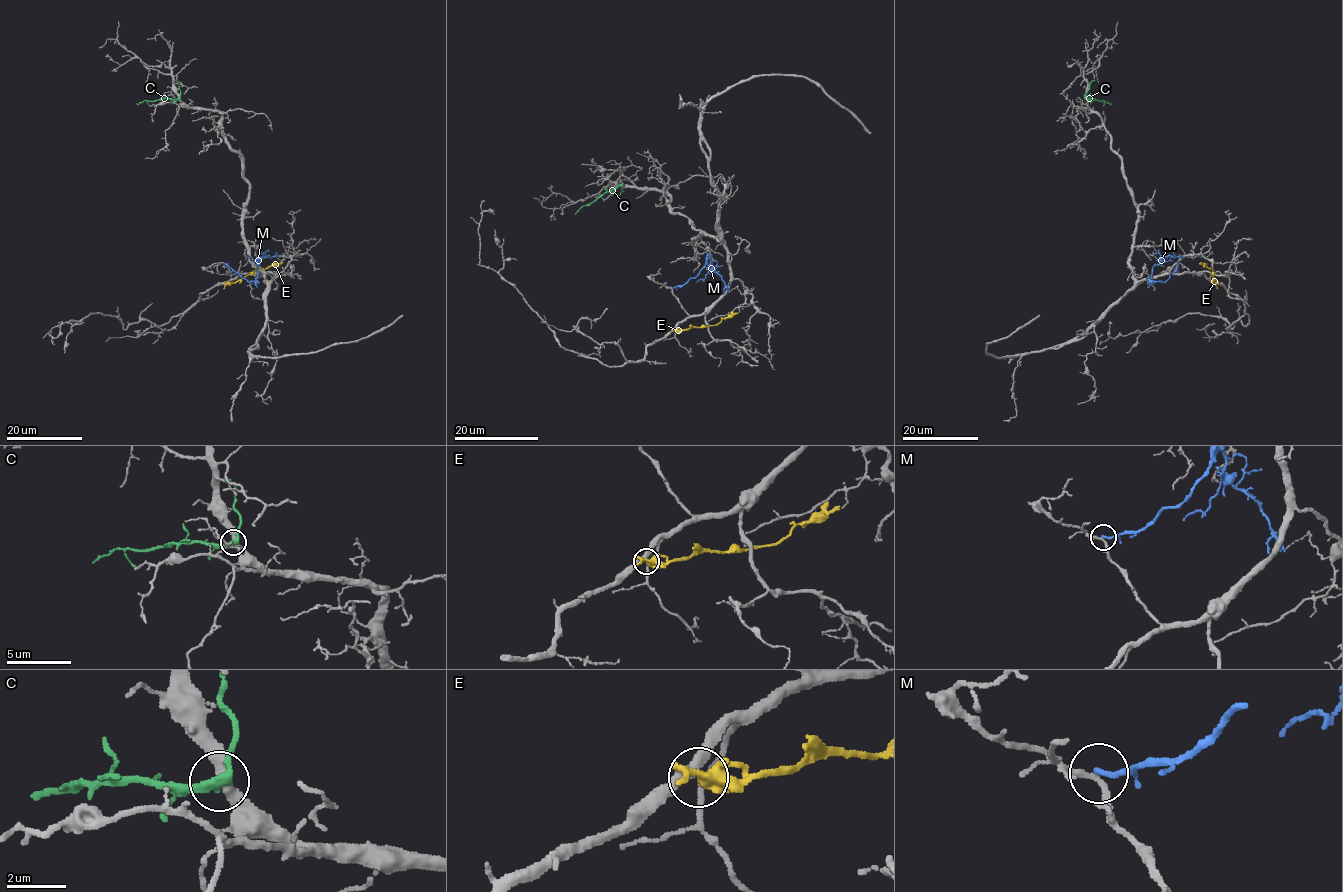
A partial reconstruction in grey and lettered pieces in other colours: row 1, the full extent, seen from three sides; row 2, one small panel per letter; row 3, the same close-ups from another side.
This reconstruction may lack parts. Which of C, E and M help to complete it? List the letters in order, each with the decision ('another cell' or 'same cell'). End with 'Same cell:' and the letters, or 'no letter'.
C: another cell
E: another cell
M: another cell
Same cell: no letter

